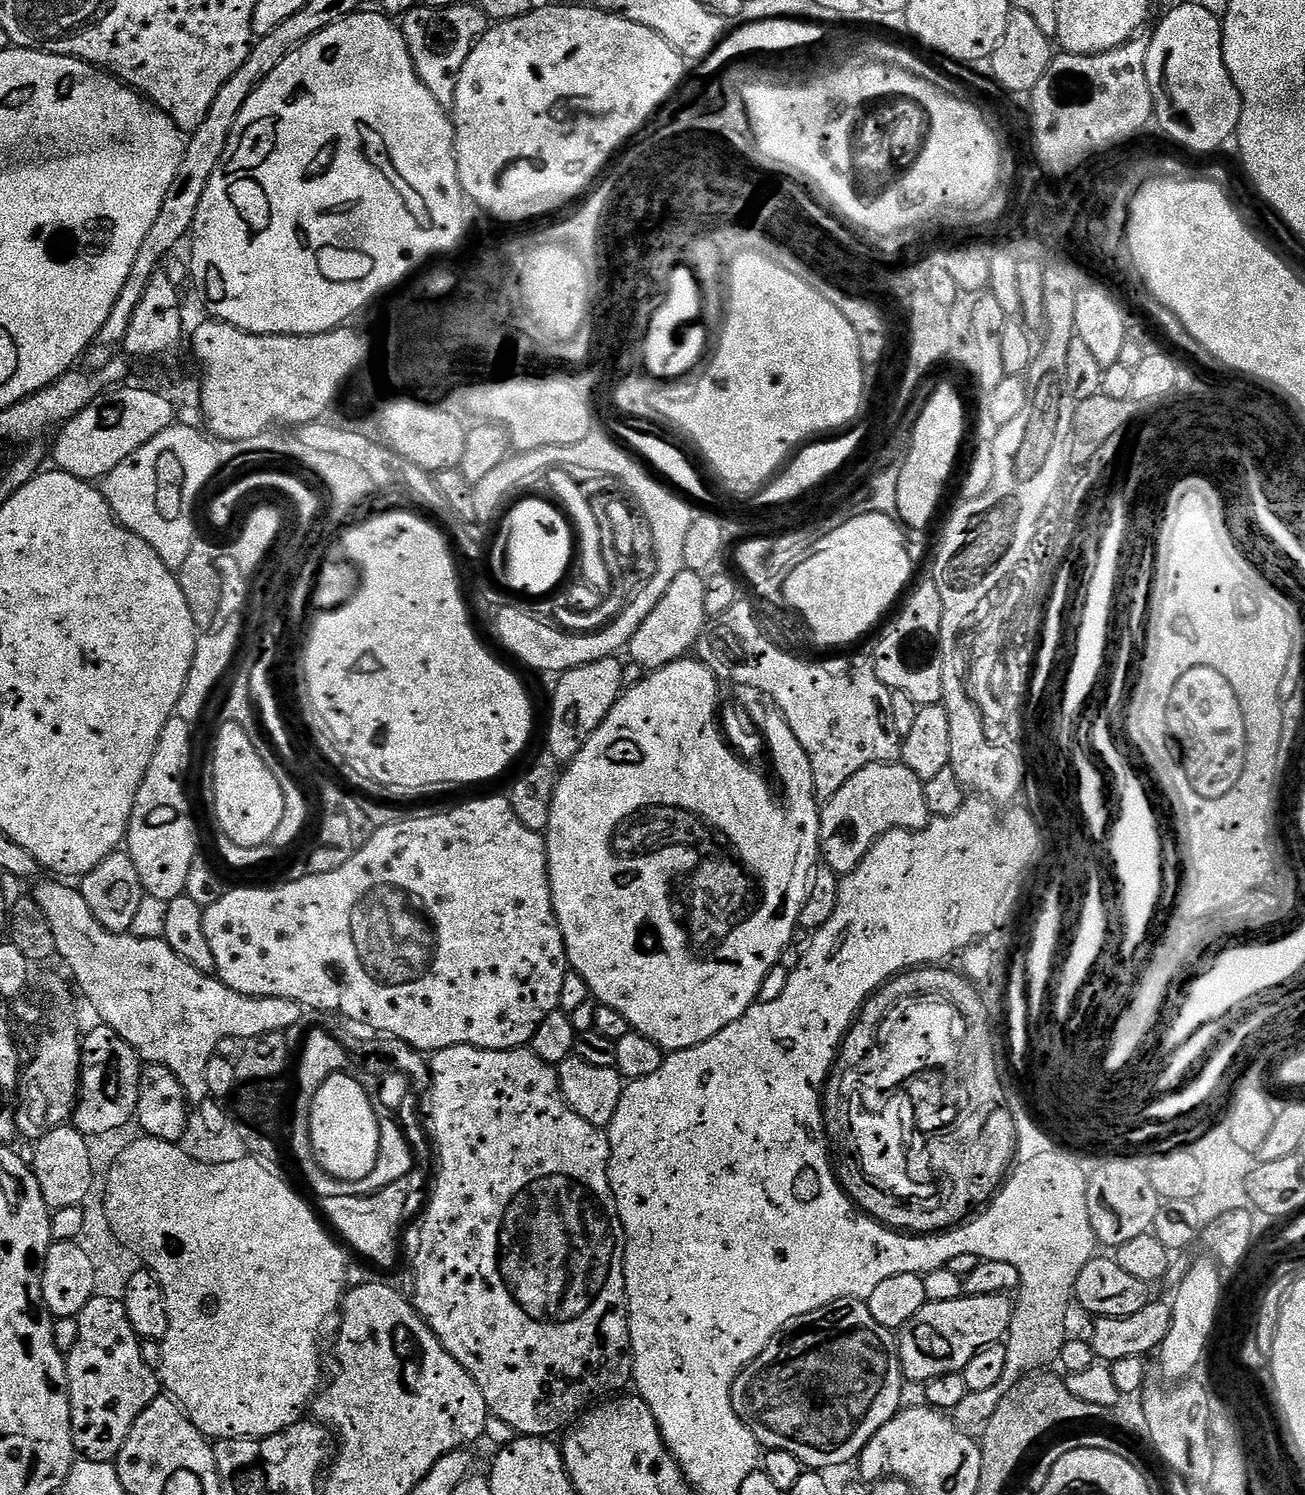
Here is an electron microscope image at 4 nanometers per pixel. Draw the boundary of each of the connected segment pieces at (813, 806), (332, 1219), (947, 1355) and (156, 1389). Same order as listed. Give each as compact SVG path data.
M685 658L683 660L676 660L673 664L666 665L665 668L649 671L645 675L644 680L638 682L638 686L627 689L620 699L616 701L616 705L610 710L610 714L600 723L598 730L594 730L592 737L584 743L578 755L559 773L556 782L556 793L550 806L550 822L543 833L544 845L548 851L548 881L550 882L550 890L552 891L552 909L558 918L558 926L562 930L564 949L568 955L571 971L576 972L584 979L589 993L600 1004L610 1006L610 1010L618 1010L618 1014L622 1014L622 1018L626 1018L631 1031L636 1032L639 1036L645 1036L648 1040L652 1040L665 1053L693 1048L710 1038L714 1038L714 1034L726 1030L726 1026L730 1026L730 1022L738 1022L738 1018L742 1018L742 1014L746 1014L746 1010L750 1010L753 1004L759 1001L762 982L766 978L766 974L770 974L770 970L774 970L774 966L785 959L783 957L784 951L791 946L792 935L798 932L800 928L800 915L802 914L802 906L808 897L808 889L812 882L812 873L816 871L818 861L821 859L821 805L816 798L814 774L810 770L810 758L806 758L806 750L802 750L802 742L798 742L798 738L794 738L794 730L790 730L790 726L785 722L783 716L772 710L769 710L769 712L756 712L754 716L755 723L759 725L759 732L761 738L764 740L764 744L770 744L770 754L774 754L774 764L776 764L774 776L764 778L764 775L756 774L756 766L749 766L745 763L728 746L722 735L721 725L718 723L718 709L722 704L722 701L720 702L719 687L721 685L718 683L717 676L705 664L700 663L699 659L696 658Z
M419 1174L402 1178L394 1182L394 1186L386 1186L382 1191L373 1192L370 1196L343 1196L322 1200L324 1212L328 1215L327 1223L331 1225L334 1232L336 1227L335 1235L349 1249L352 1247L354 1251L361 1252L366 1259L373 1260L380 1268L395 1266L396 1251L400 1248L400 1235L404 1232L404 1223L416 1211L417 1215L425 1204L426 1184L424 1188L424 1180Z
M960 1296L954 1302L929 1302L922 1306L922 1310L918 1310L918 1314L914 1314L914 1318L910 1322L906 1322L903 1328L898 1332L898 1343L896 1349L900 1355L900 1369L904 1371L905 1381L920 1380L919 1382L927 1382L938 1378L942 1374L950 1374L951 1372L963 1372L964 1368L970 1362L970 1358L974 1358L974 1354L978 1354L978 1350L982 1350L991 1344L1001 1343L1008 1335L1008 1327L1014 1319L1014 1304L1008 1296Z
M115 1295L93 1296L76 1317L78 1342L66 1354L68 1365L68 1396L72 1399L72 1441L83 1459L107 1464L120 1455L122 1446L142 1410L150 1406L162 1392L162 1381L146 1362L142 1362L141 1339L126 1314L123 1299Z

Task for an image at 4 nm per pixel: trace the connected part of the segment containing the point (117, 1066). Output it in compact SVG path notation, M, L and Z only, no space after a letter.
M96 1026L89 1036L83 1037L80 1046L80 1094L76 1098L76 1111L72 1113L71 1123L81 1134L89 1138L111 1137L116 1125L128 1119L128 1114L135 1104L136 1090L140 1087L140 1073L129 1044L121 1036L114 1034L114 1030Z

